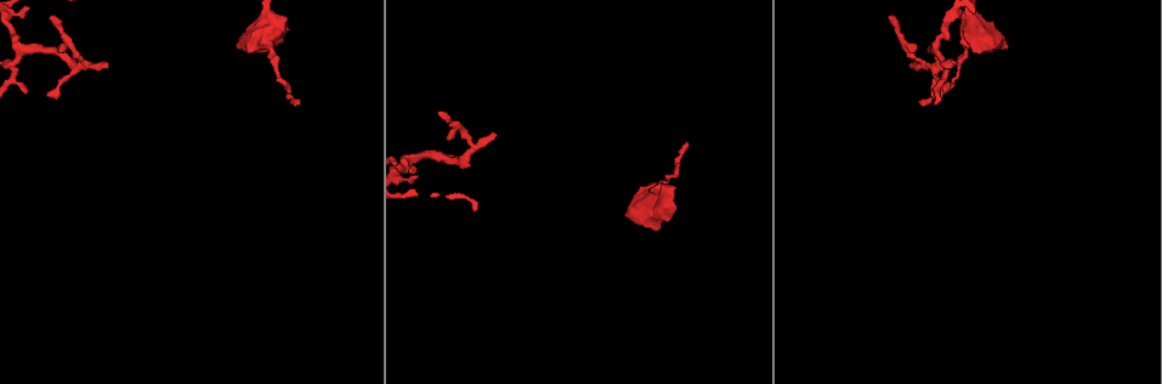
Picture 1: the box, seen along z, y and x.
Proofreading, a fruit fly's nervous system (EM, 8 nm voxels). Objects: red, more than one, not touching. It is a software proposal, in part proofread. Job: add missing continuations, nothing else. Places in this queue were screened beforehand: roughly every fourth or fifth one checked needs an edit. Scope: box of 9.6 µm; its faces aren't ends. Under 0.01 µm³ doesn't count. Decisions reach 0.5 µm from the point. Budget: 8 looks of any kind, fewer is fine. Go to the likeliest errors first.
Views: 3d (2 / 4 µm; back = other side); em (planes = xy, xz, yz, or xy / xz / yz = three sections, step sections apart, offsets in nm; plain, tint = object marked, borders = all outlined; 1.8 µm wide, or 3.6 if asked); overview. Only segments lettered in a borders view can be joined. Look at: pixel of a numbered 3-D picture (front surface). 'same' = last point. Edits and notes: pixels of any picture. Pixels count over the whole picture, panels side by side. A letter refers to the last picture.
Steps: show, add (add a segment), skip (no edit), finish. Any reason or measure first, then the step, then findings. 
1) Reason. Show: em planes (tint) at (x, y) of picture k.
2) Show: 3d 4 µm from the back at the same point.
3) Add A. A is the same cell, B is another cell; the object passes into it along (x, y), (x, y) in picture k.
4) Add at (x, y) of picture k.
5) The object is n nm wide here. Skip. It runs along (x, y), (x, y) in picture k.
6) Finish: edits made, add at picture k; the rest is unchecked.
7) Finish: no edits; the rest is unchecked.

Four arms meet. Show: em xy step 8 (tint) at (21, 48) of picture 1.

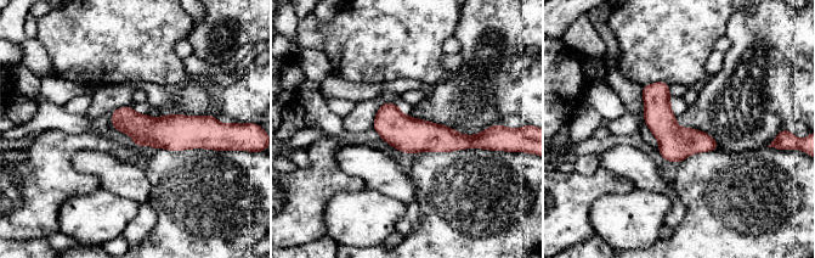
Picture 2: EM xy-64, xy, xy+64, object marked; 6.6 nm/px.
Another direction. Show: em yz step 16 (borders) at the same point.

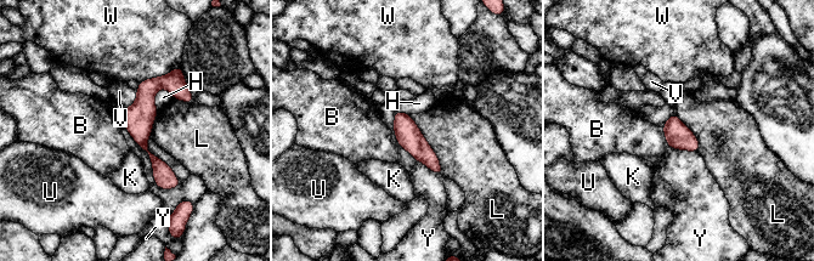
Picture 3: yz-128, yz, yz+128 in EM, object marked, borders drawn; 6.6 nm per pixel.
The longest contact is with L, 460 nm. Skip. B, H, K, L, U, V, W and Y are other cells; a border runs along (410, 115), (436, 155), (442, 175) in picture 3; no lettered segment goes on from it.

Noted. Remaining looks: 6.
Branch stops here. Show: em yz step 8 (tint) at (496, 134) of picture 1.

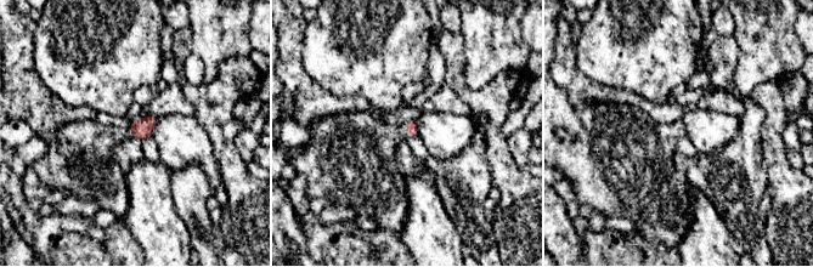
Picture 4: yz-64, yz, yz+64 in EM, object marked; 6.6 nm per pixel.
Show: em planes (borders) at the same point.

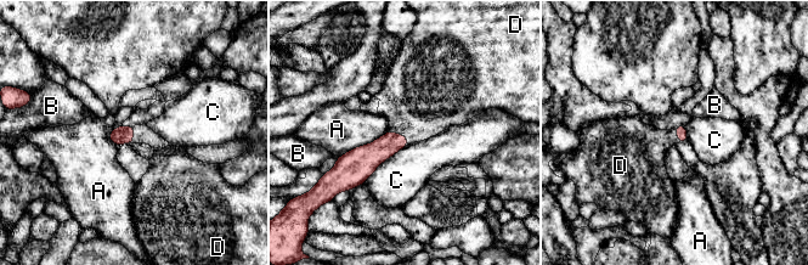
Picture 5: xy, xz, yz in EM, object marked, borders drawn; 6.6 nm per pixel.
Add D. D is the same cell, A, B and C are other cells; the object passes into it along (371, 156), (401, 135), (419, 102) in picture 5; it goes on there.

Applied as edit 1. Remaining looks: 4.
See it whole again. Show: overview.

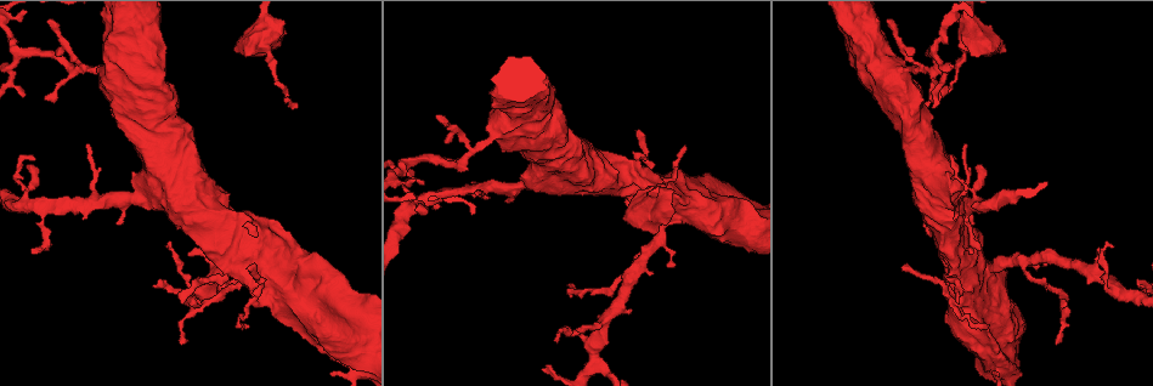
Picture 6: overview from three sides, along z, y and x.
Thin end. Show: em planes (borders) at (294, 105) of picture 6.

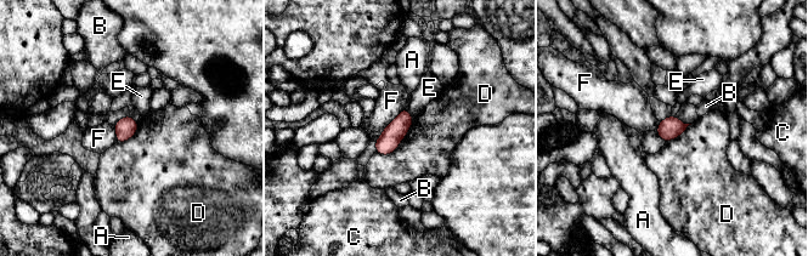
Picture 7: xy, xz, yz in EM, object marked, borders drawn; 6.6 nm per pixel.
The object is 140 nm wide here. Skip. A, B, C, D, E and F are other cells; a border runs along (413, 119), (390, 153), (376, 152) in picture 7; none of them fits.

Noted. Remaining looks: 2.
Finish: edits made, add at picture 5; the rest is unchecked.

